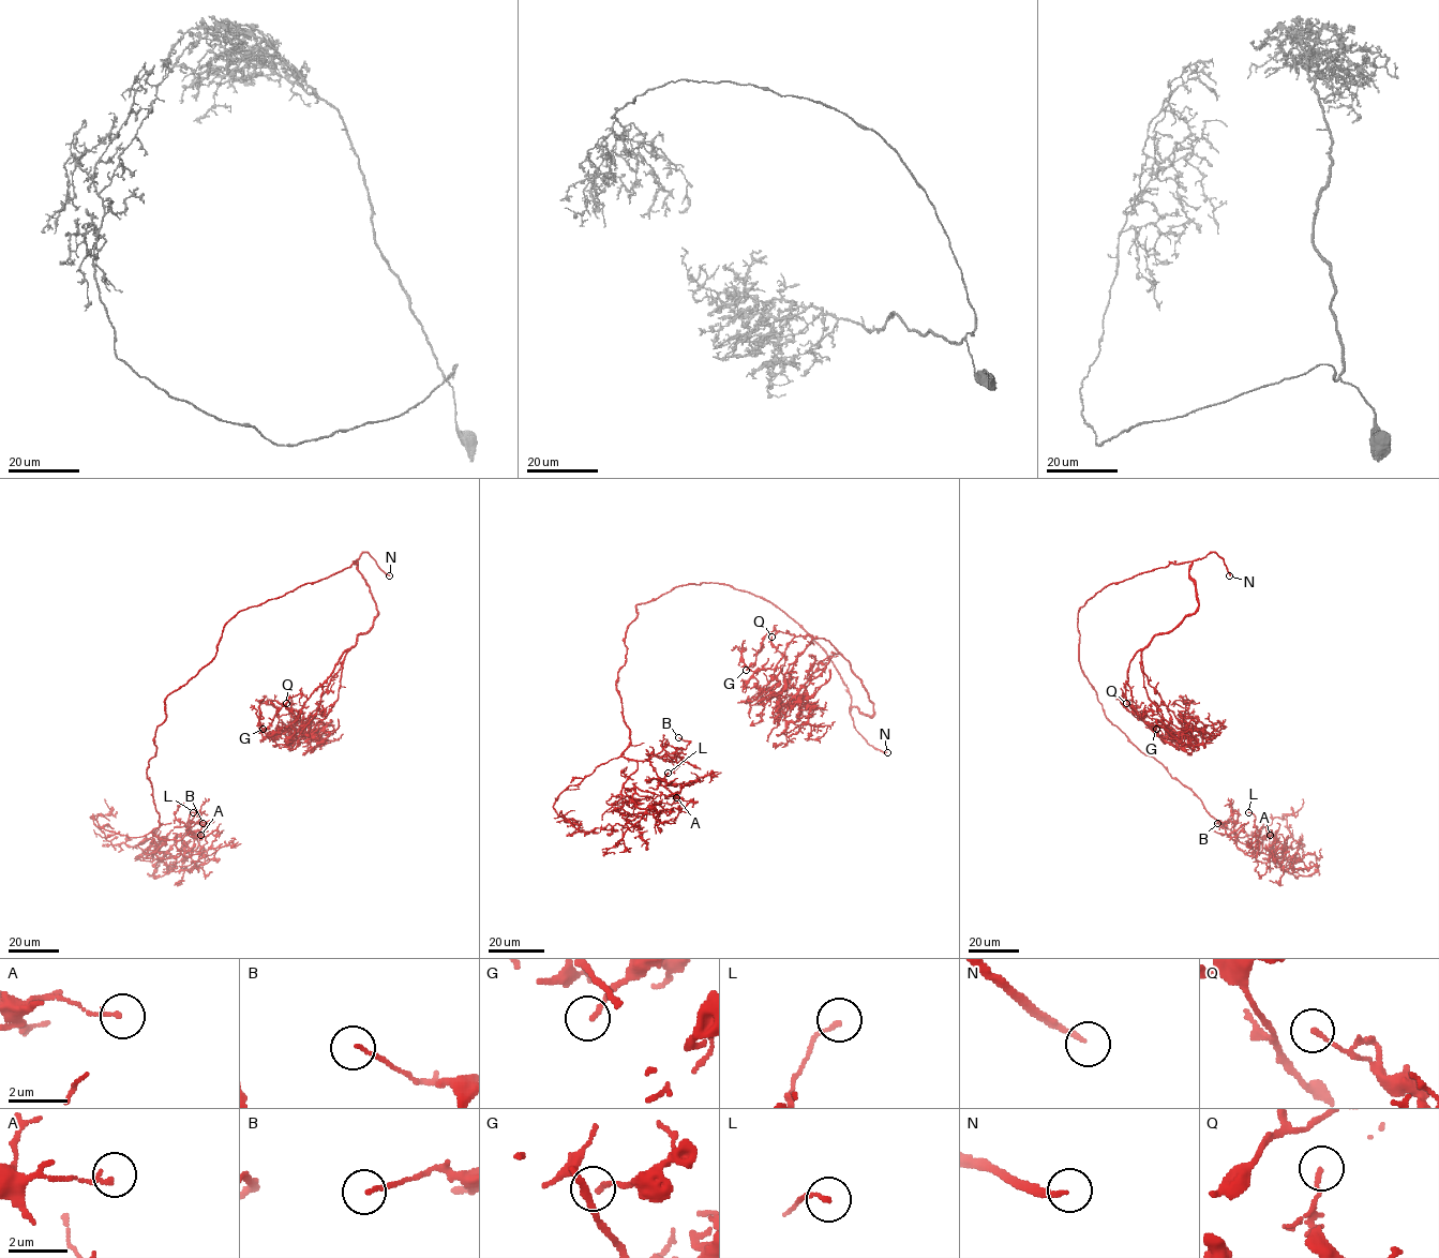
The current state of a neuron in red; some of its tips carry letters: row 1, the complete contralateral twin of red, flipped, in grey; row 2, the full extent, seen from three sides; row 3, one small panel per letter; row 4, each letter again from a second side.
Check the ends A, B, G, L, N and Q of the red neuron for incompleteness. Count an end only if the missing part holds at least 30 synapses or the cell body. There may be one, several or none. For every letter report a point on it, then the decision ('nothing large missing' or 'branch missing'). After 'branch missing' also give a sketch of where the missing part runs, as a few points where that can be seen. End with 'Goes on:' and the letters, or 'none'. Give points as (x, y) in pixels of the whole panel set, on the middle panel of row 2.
A: (676, 797) | nothing large missing
B: (678, 737) | nothing large missing
G: (746, 670) | nothing large missing
L: (668, 773) | nothing large missing
N: (887, 752) | branch missing | (887, 752), (903, 762), (912, 779)
Q: (772, 637) | nothing large missing
Goes on: N

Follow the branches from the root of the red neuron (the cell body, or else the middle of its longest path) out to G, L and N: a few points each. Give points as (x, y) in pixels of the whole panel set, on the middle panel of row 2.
G: (734, 588), (793, 618), (833, 663), (850, 709), (873, 714), (850, 663), (823, 639), (774, 630), (746, 670)
L: (734, 588), (676, 586), (636, 604), (628, 627), (621, 755), (648, 759), (663, 785), (668, 773)
N: (734, 588), (769, 601), (822, 648), (848, 688), (854, 727), (870, 745), (887, 752)

